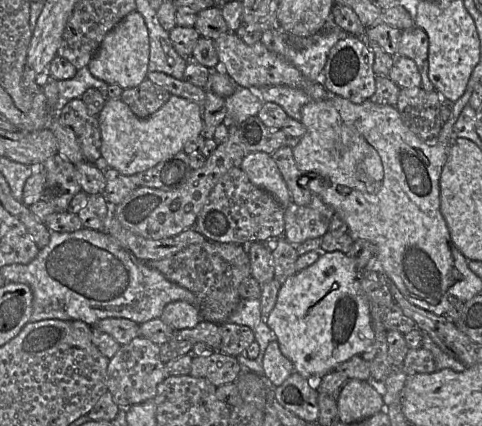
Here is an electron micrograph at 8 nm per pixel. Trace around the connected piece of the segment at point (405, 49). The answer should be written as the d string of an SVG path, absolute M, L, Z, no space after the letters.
M414 26L401 32L397 56L405 56L415 61L421 75L421 87L432 92L435 87L429 78L428 49L428 36L420 27Z

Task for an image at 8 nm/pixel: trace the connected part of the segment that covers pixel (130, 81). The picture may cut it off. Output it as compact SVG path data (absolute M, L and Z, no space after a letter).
M133 11L105 36L87 68L94 77L108 85L118 85L127 89L135 87L147 79L149 53L149 33L145 20L138 11Z

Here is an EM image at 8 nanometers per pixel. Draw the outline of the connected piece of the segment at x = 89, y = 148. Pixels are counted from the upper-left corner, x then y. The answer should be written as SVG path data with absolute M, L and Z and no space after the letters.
M75 98L64 106L60 119L75 132L85 161L95 164L101 157L101 128L98 116L90 115L82 99Z

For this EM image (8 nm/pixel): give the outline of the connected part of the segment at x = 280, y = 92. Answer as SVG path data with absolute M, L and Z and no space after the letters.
M270 85L259 88L264 102L273 102L280 105L288 117L301 121L302 107L312 101L310 97L300 89L283 85Z

